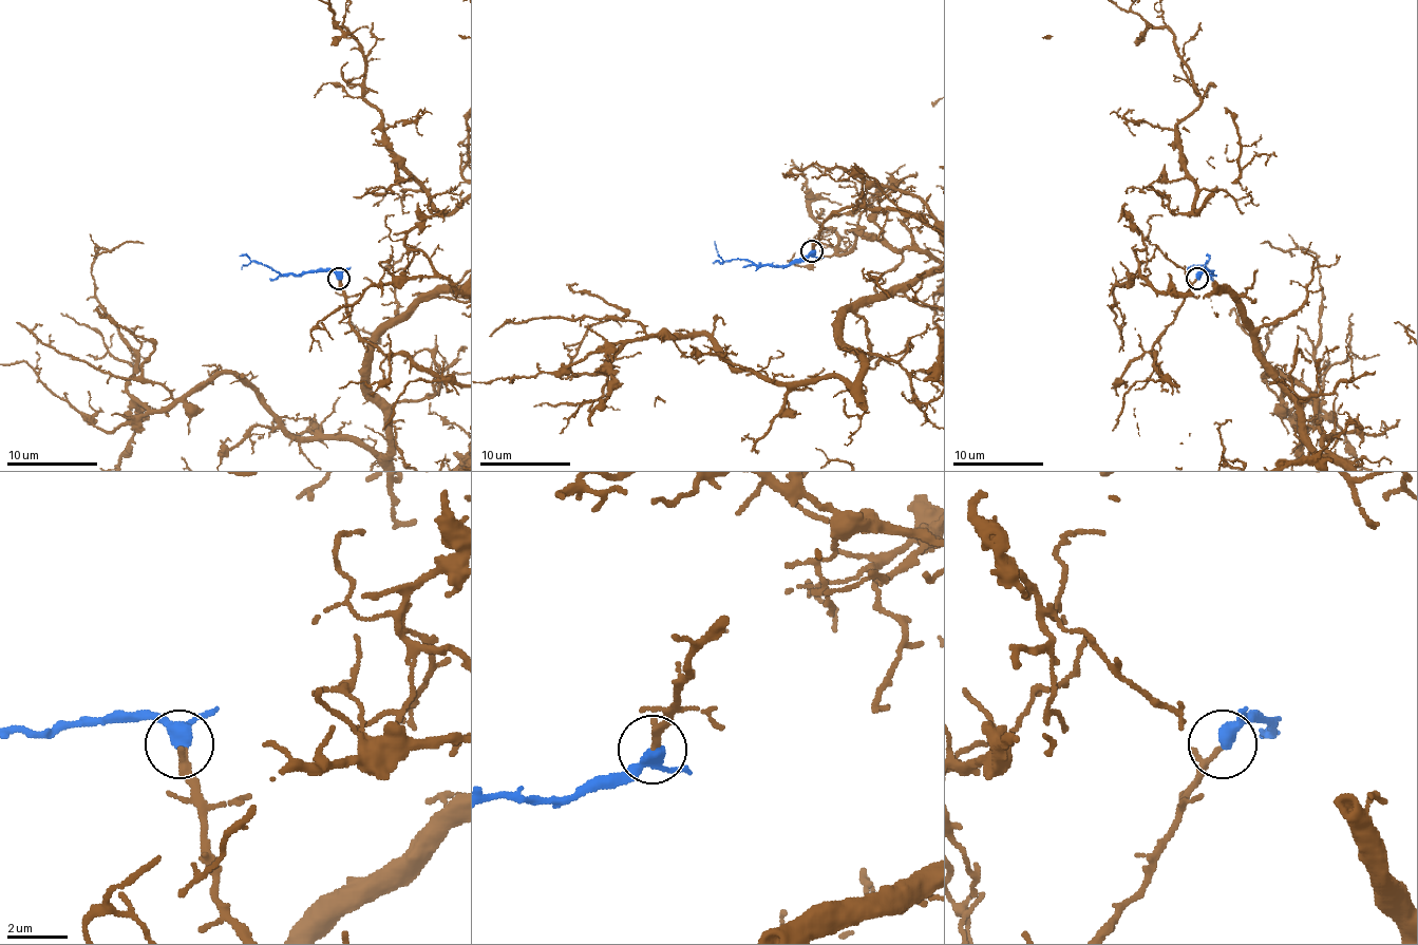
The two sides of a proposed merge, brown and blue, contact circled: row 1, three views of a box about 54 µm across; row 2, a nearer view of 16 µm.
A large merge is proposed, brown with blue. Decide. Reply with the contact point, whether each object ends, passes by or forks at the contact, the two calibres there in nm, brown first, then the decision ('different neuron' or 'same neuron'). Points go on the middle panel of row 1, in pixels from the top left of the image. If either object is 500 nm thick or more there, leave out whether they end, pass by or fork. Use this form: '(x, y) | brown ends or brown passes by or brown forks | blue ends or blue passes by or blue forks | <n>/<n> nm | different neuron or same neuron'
(812, 251) | brown passes by | blue passes by | 150/360 nm | same neuron

